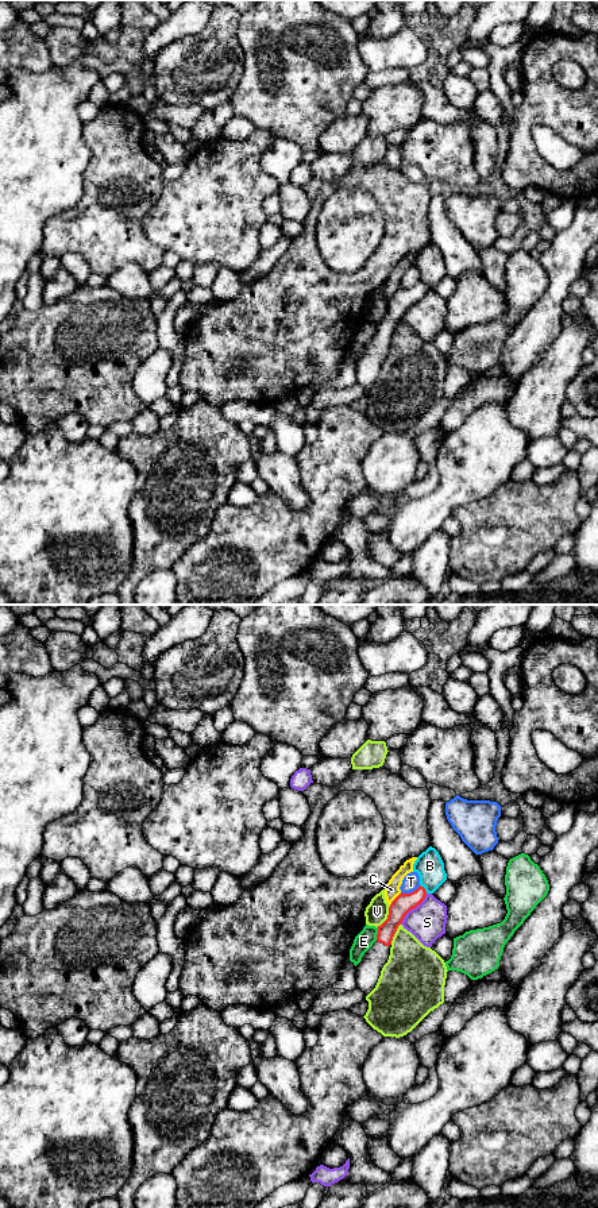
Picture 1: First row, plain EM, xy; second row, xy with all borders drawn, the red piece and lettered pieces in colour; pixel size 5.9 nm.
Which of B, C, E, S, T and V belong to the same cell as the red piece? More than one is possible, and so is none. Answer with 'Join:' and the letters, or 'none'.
Join: none

